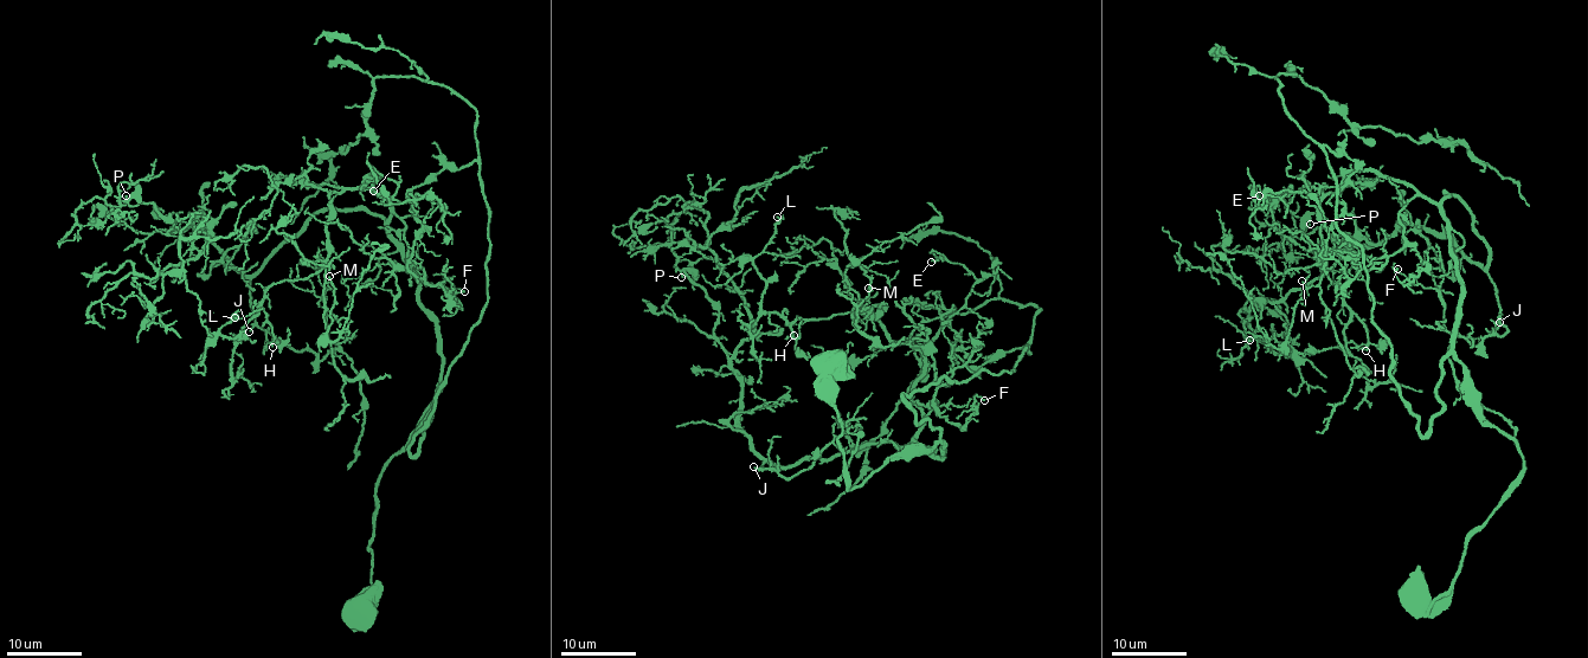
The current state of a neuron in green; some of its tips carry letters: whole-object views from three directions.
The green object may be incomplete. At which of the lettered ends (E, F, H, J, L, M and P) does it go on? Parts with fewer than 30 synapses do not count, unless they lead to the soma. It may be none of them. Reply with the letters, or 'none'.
J

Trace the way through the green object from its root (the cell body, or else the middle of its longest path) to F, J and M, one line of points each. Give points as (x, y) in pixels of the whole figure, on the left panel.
F: (361, 614), (375, 483), (441, 375), (393, 212), (416, 269), (457, 304), (464, 291)
J: (361, 614), (365, 625), (375, 483), (435, 398), (438, 321), (387, 224), (330, 208), (250, 279), (249, 331)
M: (361, 614), (365, 625), (375, 483), (441, 363), (377, 178), (330, 195), (329, 276)

